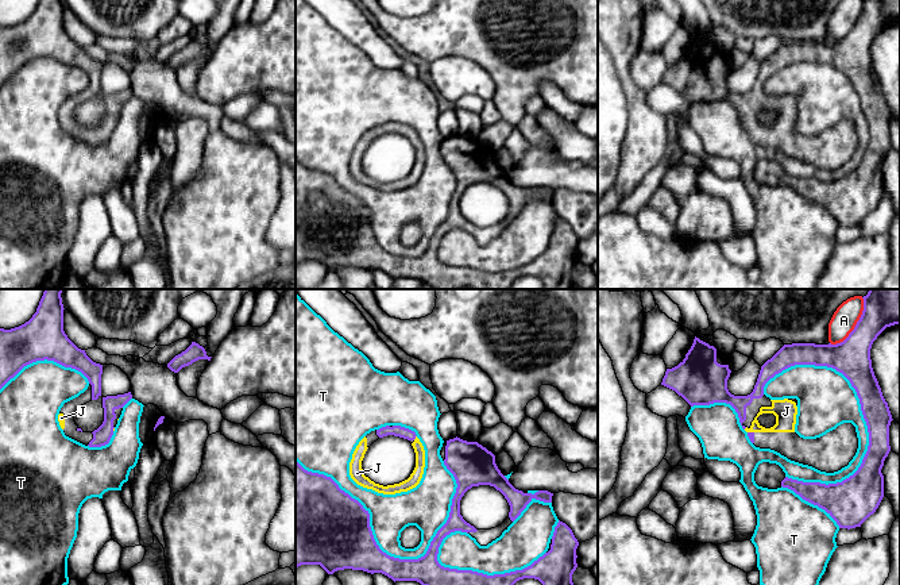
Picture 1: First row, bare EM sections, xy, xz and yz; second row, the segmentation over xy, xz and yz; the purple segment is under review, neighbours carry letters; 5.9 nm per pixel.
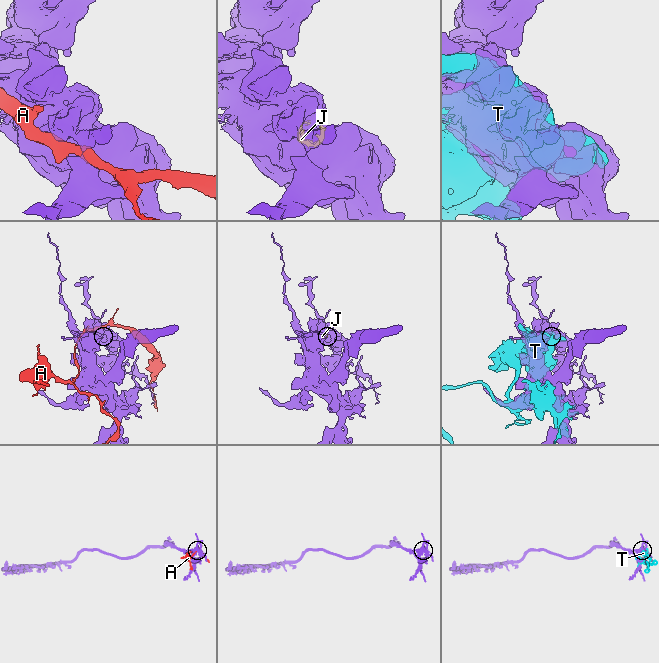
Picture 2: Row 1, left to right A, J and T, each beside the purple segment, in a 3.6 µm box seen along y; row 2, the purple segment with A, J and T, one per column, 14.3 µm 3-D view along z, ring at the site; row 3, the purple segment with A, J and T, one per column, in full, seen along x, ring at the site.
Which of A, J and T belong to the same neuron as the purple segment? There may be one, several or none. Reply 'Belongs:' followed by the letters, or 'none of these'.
Belongs: J

